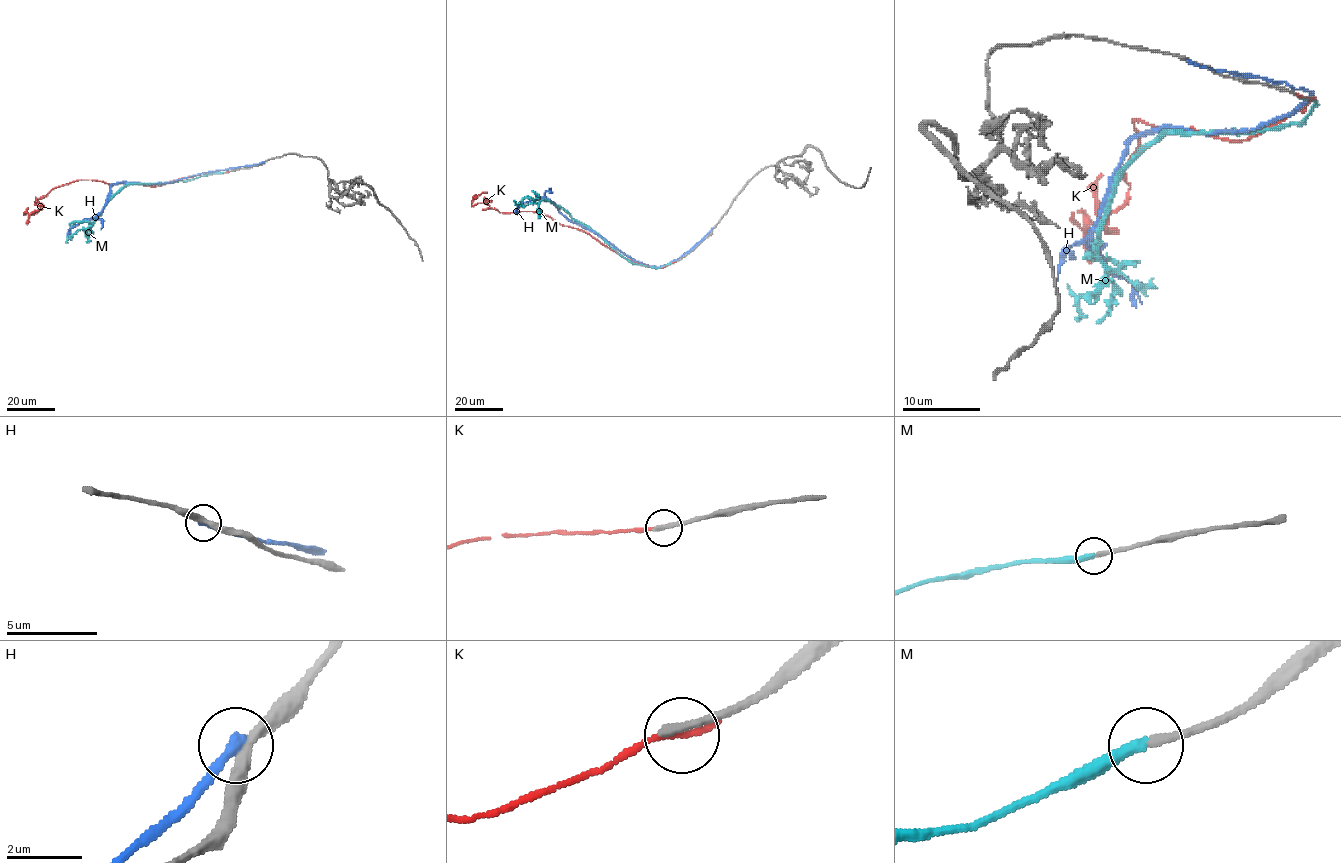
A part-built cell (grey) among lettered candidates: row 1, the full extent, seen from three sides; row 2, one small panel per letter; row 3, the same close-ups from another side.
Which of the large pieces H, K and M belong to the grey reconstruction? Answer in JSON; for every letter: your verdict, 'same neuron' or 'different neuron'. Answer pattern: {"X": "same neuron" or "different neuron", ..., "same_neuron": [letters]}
{"H": "different neuron", "K": "different neuron", "M": "same neuron", "same_neuron": ["M"]}

